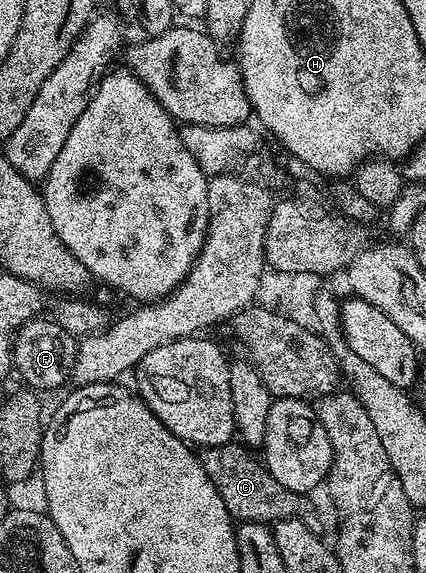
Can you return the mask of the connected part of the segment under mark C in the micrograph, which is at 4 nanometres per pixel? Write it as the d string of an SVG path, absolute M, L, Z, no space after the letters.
M230 440L221 446L206 446L199 457L211 484L219 492L227 512L238 523L264 522L276 524L286 522L288 518L299 518L312 534L321 534L321 518L313 507L312 497L294 494L292 490L283 488L275 476L271 476L260 457L252 458L250 451L240 441Z

